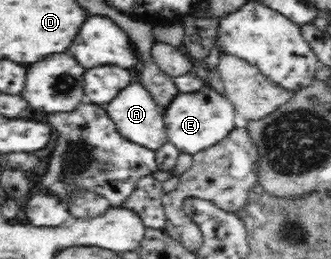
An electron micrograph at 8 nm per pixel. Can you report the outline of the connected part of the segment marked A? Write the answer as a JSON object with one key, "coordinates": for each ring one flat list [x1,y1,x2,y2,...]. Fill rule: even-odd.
{"coordinates":[[129,83,124,86,109,104,103,105,103,108,109,115,109,119,115,123,119,134,123,135,128,141,155,151,168,141,165,123,163,123,165,107,159,106,142,84]]}

